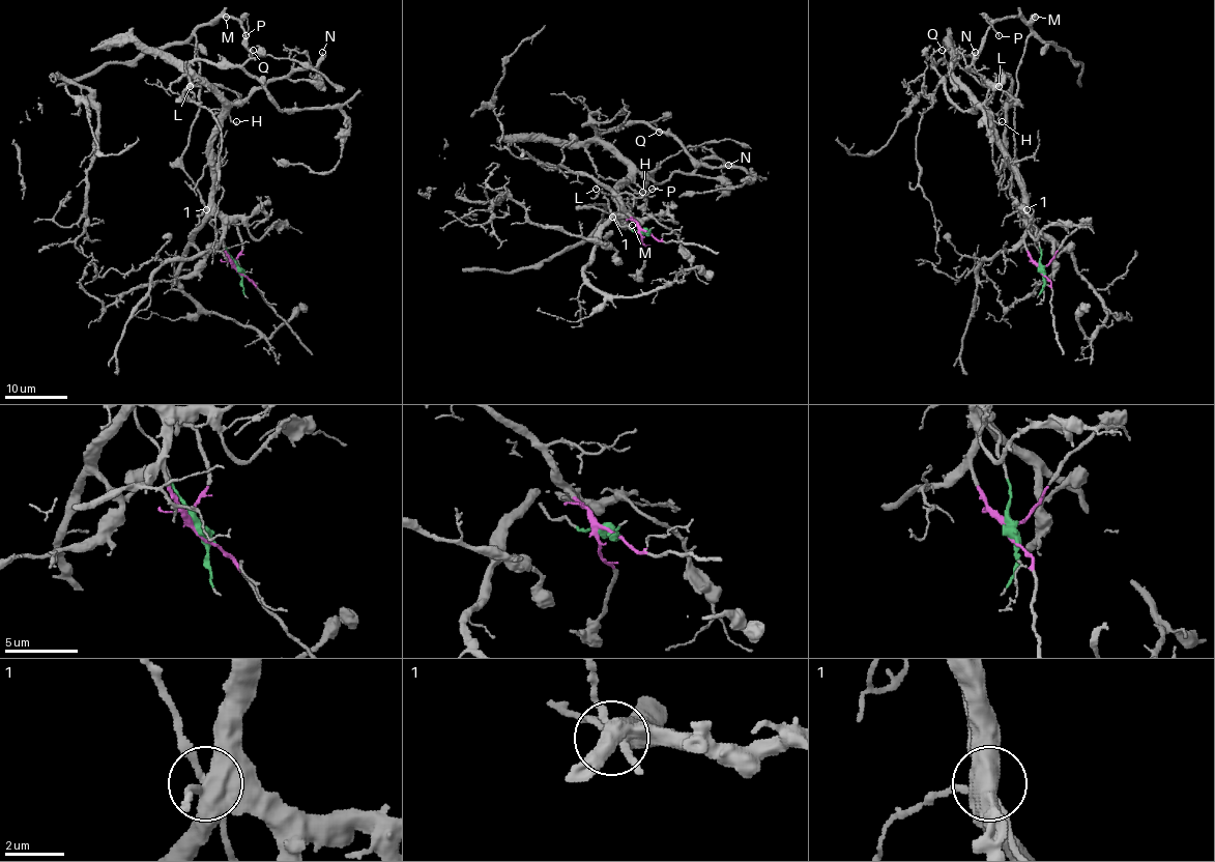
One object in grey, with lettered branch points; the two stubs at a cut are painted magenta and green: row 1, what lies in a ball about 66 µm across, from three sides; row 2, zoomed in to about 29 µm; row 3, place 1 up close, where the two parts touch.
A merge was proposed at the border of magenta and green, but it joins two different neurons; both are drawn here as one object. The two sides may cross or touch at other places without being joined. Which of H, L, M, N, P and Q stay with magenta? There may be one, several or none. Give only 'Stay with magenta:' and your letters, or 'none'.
Stay with magenta: H, L, N, Q

